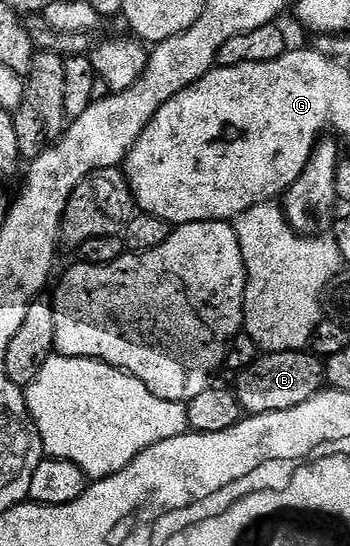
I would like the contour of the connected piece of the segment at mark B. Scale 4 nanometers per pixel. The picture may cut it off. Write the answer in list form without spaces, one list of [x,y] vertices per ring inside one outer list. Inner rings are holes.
[[[274,351],[261,354],[246,369],[242,369],[236,376],[234,390],[240,408],[248,415],[265,415],[278,413],[286,409],[294,409],[302,405],[302,401],[310,401],[326,387],[326,367],[317,356],[302,351]]]

